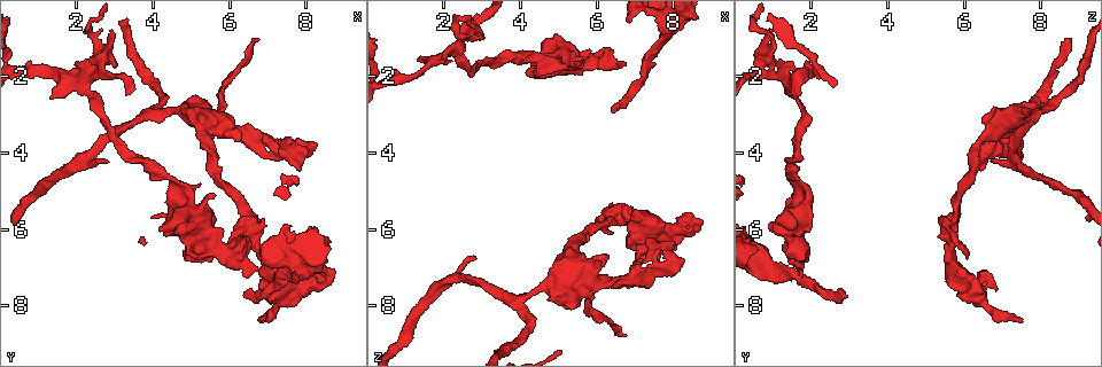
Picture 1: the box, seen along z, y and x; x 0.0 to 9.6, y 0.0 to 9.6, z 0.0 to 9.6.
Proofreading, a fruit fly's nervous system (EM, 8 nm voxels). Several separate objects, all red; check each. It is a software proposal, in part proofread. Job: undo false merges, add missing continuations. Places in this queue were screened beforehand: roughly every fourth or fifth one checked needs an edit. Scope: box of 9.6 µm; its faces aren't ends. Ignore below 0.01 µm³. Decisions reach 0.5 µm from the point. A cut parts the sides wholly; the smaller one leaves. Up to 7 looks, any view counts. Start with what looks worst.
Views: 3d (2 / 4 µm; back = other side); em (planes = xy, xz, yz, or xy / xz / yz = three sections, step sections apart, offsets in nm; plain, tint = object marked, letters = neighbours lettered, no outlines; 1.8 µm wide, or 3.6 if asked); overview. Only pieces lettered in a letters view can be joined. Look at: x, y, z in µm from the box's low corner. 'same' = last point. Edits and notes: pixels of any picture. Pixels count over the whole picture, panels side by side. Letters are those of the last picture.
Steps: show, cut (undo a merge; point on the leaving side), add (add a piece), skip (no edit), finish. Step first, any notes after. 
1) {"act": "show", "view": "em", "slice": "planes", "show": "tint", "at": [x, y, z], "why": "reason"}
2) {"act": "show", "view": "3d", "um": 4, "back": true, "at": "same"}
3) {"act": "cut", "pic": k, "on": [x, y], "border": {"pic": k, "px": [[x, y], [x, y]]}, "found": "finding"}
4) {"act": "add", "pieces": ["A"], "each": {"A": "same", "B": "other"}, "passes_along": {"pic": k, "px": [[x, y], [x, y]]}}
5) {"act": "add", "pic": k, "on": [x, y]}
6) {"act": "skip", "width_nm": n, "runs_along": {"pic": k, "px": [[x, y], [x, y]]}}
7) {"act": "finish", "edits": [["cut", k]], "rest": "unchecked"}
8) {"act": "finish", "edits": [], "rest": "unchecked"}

{"act": "show", "view": "3d", "um": 4, "at": [2.20, 2.05, 1.35], "why": "narrows sharply"}

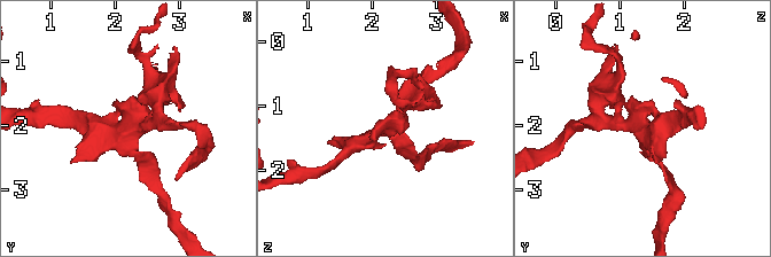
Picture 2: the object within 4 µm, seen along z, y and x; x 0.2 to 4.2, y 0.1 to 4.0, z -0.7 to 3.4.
{"act": "show", "view": "em", "um": 3.6, "slice": "planes", "show": "letters", "at": [2.20, 2.05, 1.30], "why": "now the EM"}

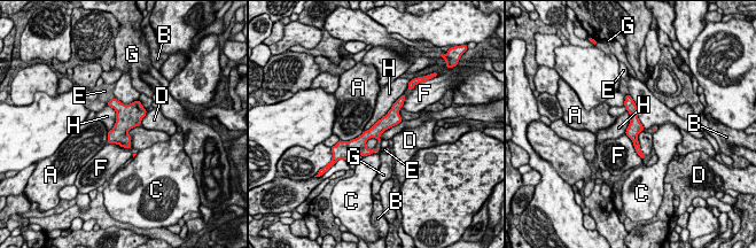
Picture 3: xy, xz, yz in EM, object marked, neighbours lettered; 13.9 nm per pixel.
{"act": "skip", "width_nm": 180, "each": {"A": "other", "B": "other", "C": "other", "D": "other", "E": "other", "F": "other", "G": "other", "H": "other"}, "runs_along": {"pic": 3, "px": [[398, 105], [351, 149]]}, "found": "continuous, no second neuron"}

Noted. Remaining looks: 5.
{"act": "show", "view": "3d", "um": 2, "at": [7.05, 3.75, 7.05], "why": "three arms meet"}

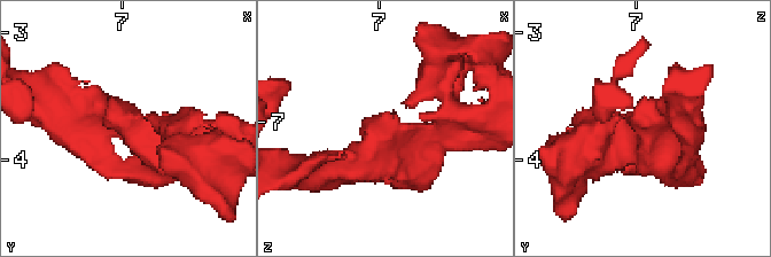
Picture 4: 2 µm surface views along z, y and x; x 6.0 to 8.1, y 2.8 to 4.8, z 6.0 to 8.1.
{"act": "show", "view": "em", "slice": "xy", "step": 8, "show": "tint", "at": [7.06, 3.72, 7.08]}

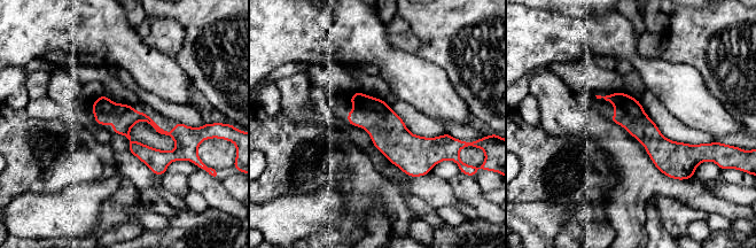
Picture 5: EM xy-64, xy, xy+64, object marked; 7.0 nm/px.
{"act": "show", "view": "em", "slice": "planes", "show": "letters", "at": "same", "why": "another direction"}

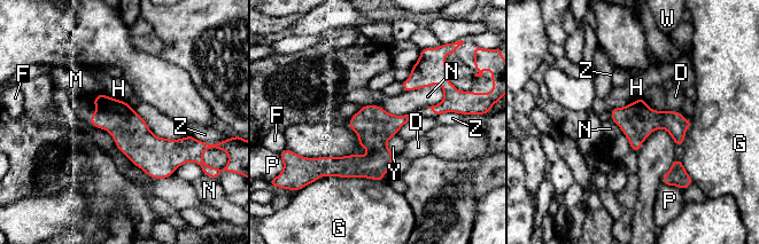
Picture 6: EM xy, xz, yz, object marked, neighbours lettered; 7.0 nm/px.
{"act": "skip", "longest_contact_nm": ["G", 400], "each": {"D": "other", "F": "other", "G": "other", "H": "other", "M": "other", "N": "other", "P": "other", "W": "other", "Y": "other", "Z": "other"}, "runs_along": {"pic": 6, "px": [[410, 117], [361, 166], [325, 167]]}, "found": "all the same neuron"}

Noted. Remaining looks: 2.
{"act": "show", "view": "3d", "um": 4, "at": [6.35, 7.75, 2.95], "why": "an open end"}

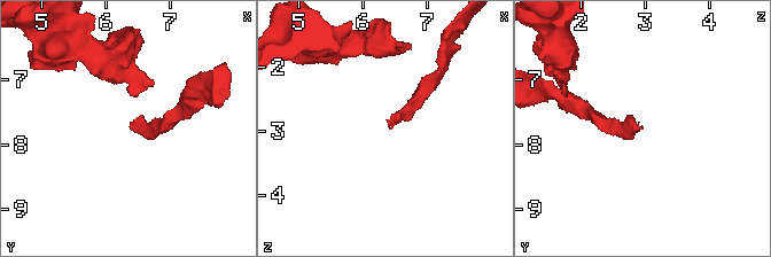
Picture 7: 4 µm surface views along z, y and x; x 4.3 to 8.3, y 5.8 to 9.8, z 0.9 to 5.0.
{"act": "show", "view": "em", "slice": "planes", "show": "letters", "at": [6.45, 7.70, 2.95]}

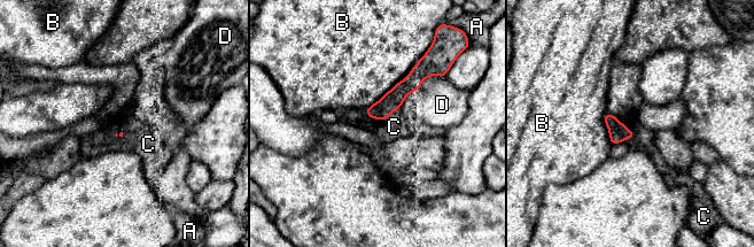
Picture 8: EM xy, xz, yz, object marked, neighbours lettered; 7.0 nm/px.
{"act": "add", "pieces": ["C"], "each": {"A": "other", "B": "other", "C": "same", "D": "other"}, "passes_along": {"pic": 8, "px": [[391, 101], [383, 120], [394, 126]]}, "found": "it goes on there"}

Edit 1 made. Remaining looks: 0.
{"act": "finish", "edits": [["add", 8]], "rest": "unchecked"}

